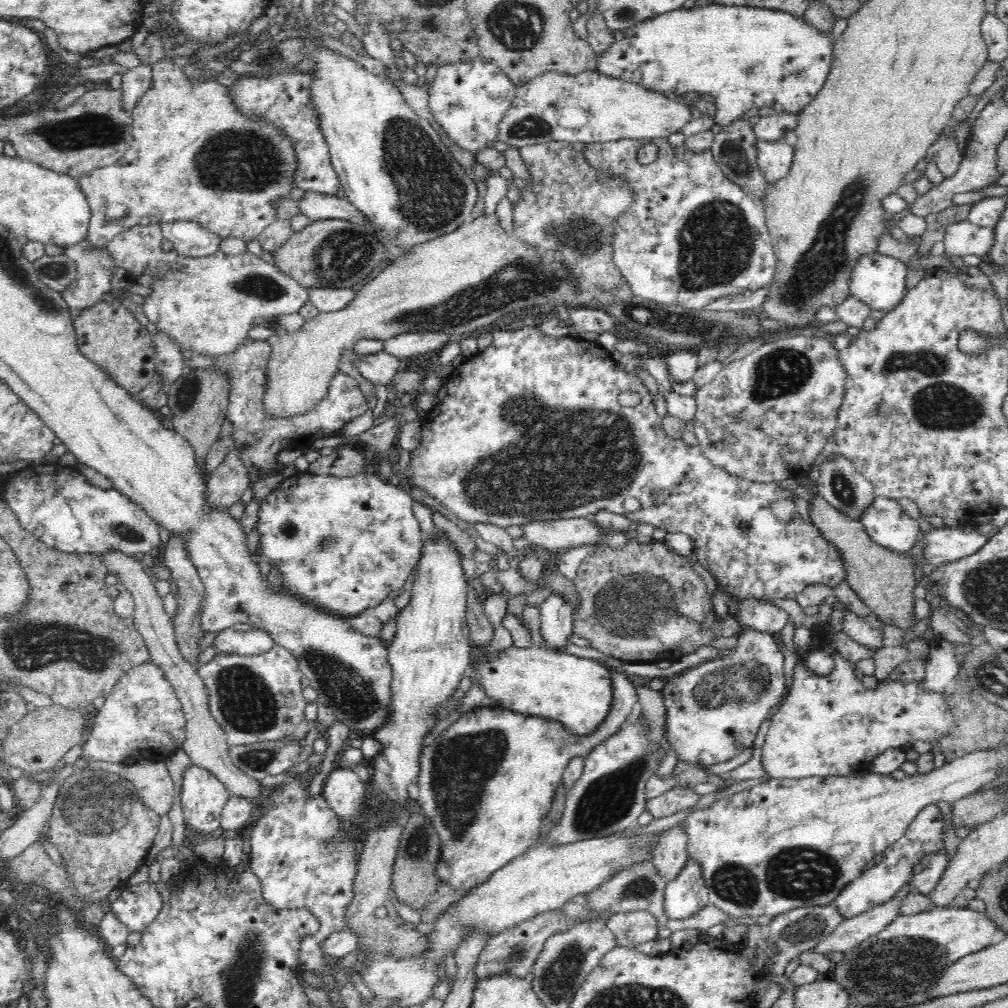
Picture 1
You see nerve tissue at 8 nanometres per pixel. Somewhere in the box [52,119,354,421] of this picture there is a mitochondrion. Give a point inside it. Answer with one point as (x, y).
(243, 159)

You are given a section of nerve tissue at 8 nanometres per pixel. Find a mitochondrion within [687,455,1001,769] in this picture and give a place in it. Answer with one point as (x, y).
(738, 687)

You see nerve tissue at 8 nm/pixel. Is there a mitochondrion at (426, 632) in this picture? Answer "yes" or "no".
no

